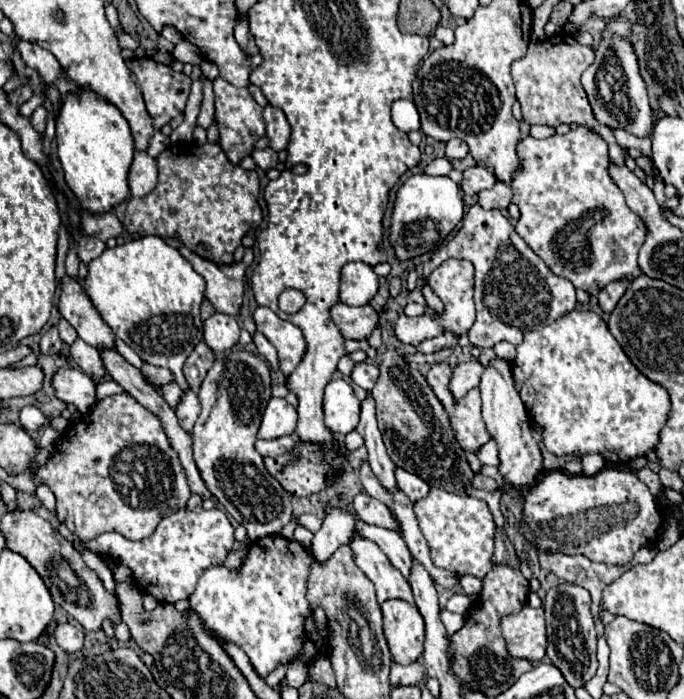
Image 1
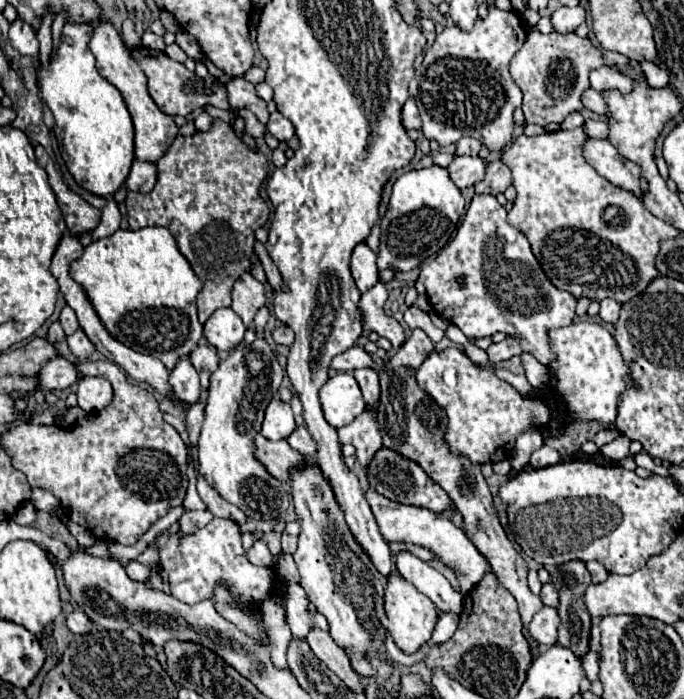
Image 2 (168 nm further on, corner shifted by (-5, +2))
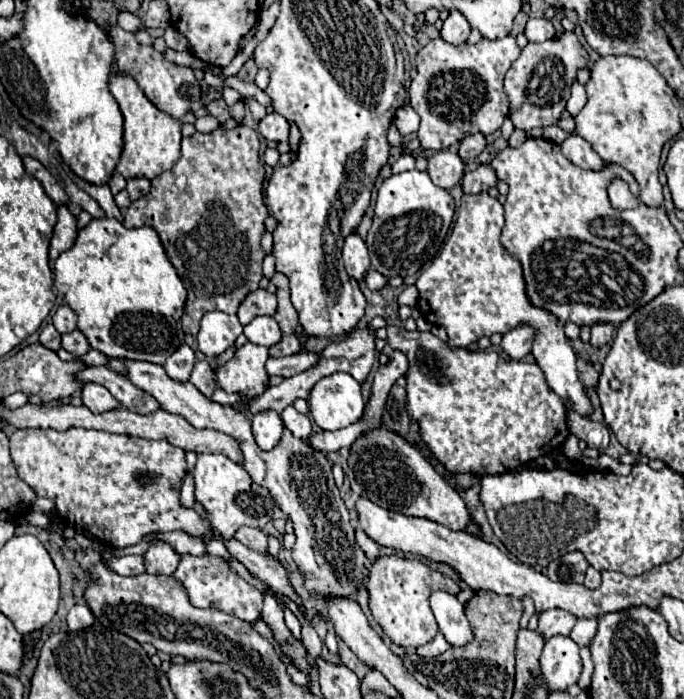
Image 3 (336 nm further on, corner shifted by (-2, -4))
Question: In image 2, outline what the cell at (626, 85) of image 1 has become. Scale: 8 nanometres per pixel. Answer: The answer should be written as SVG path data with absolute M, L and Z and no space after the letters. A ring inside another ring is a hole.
M602 66L602 68L596 68L590 72L590 86L598 92L608 90L608 88L618 88L626 94L632 90L632 76L616 70L616 68L610 68L610 66Z

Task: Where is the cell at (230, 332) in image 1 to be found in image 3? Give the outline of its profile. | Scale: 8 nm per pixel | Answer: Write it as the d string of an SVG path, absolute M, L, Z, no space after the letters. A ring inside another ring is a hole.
M207 312L207 316L203 316L201 320L201 330L197 334L199 350L207 358L217 358L235 344L241 332L243 332L243 326L239 324L235 314Z

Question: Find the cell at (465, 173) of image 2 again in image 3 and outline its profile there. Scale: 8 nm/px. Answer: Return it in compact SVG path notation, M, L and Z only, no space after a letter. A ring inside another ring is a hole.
M449 150L435 152L429 158L427 174L431 176L431 180L437 186L449 190L449 188L457 186L461 182L461 178L465 176L465 162L457 154L453 154Z

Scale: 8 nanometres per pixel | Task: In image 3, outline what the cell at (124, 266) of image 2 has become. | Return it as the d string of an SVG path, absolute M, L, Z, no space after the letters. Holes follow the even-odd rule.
M115 218L91 220L89 226L79 230L73 248L55 260L55 286L63 300L77 314L77 328L85 334L91 348L103 352L109 358L165 364L167 356L171 356L171 352L185 342L181 316L187 302L187 290L183 288L183 282L179 280L175 266L171 264L159 240L159 234L149 226L129 230Z

